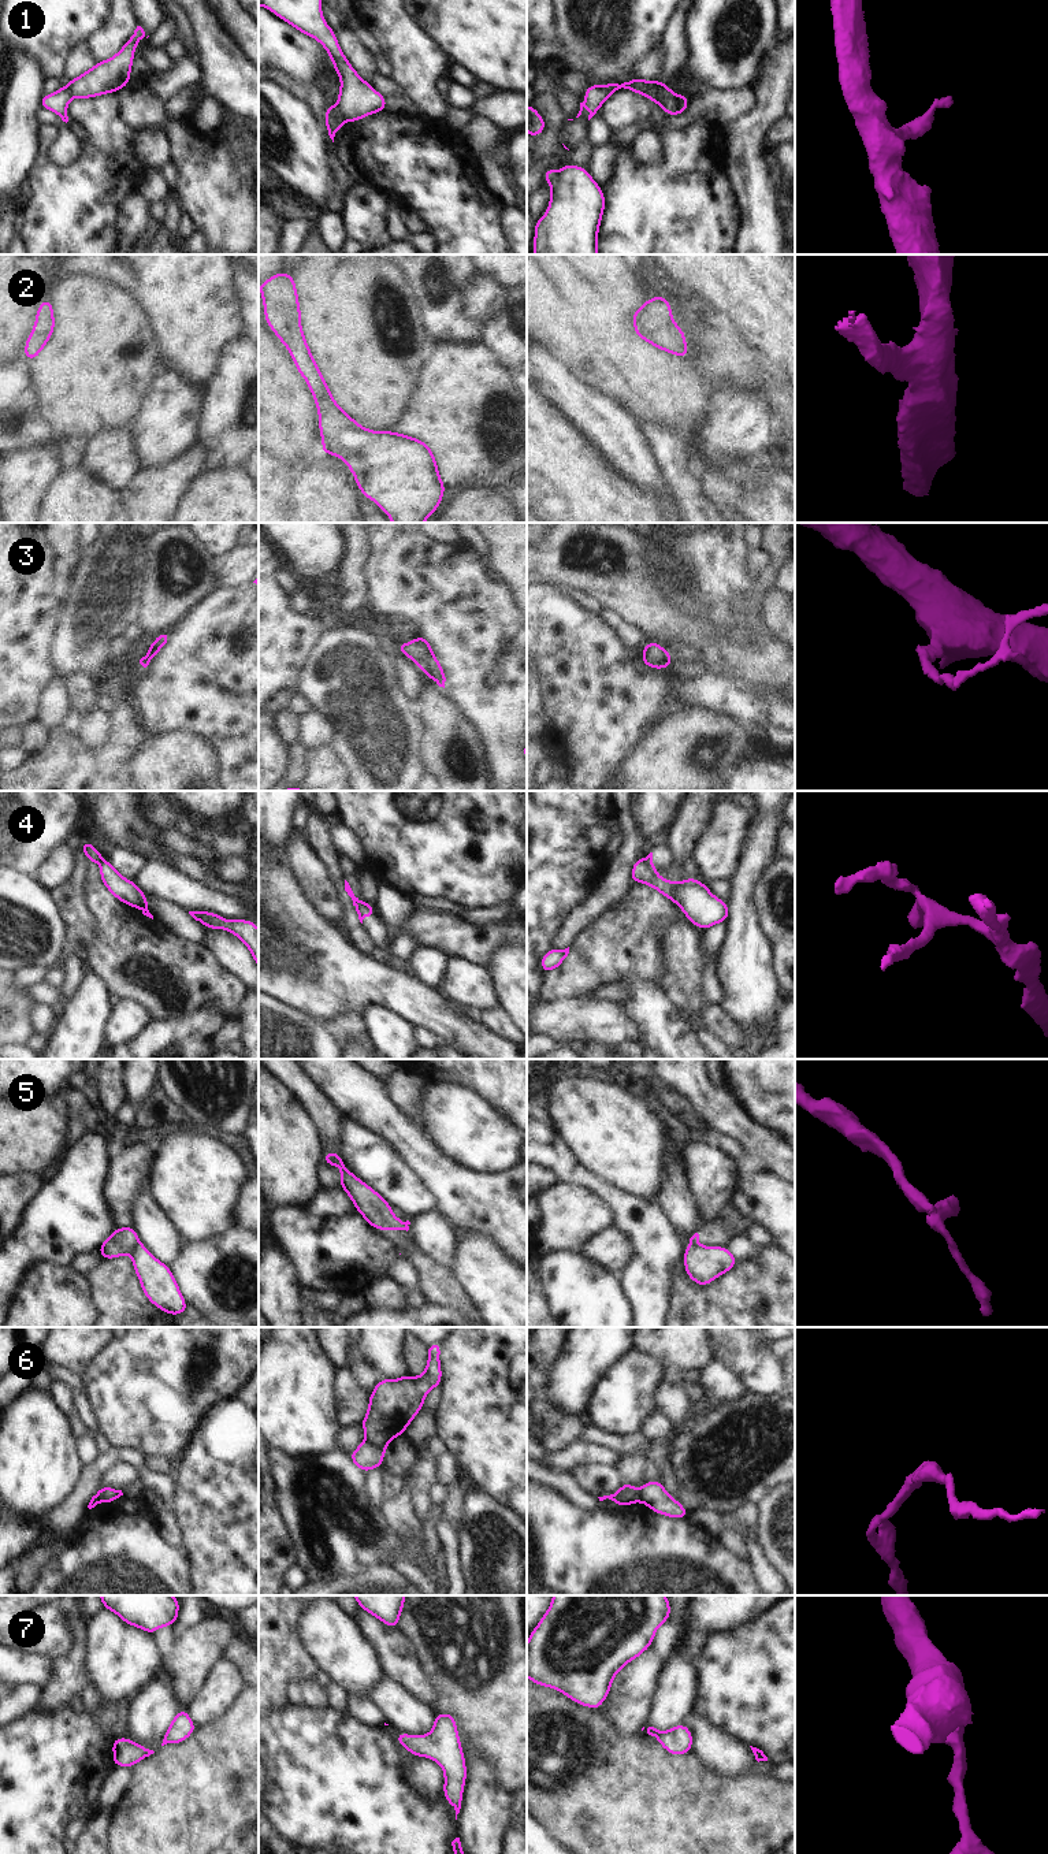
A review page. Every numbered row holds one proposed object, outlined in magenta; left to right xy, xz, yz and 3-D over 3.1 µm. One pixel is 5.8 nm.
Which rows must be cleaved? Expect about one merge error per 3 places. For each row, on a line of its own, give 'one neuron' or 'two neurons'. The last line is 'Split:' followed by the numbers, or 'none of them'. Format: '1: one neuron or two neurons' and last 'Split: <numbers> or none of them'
1: two neurons
2: one neuron
3: one neuron
4: two neurons
5: two neurons
6: two neurons
7: one neuron
Split: 1, 4, 5, 6

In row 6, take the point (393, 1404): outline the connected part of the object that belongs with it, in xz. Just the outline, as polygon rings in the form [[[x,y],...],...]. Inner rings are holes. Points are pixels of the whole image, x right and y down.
[[[441,1342],[427,1346],[428,1361],[420,1376],[380,1379],[369,1394],[368,1411],[361,1420],[365,1441],[376,1448],[401,1437],[424,1405],[427,1393],[441,1386]]]

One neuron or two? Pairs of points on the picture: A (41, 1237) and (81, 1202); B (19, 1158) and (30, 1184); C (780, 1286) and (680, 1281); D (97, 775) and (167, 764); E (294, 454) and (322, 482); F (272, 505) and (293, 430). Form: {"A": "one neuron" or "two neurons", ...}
{"A": "one neuron", "B": "two neurons", "C": "one neuron", "D": "two neurons", "E": "two neurons", "F": "two neurons"}

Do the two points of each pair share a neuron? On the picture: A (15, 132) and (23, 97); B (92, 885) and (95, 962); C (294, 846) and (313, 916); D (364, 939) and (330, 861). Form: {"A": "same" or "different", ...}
{"A": "same", "B": "same", "C": "different", "D": "same"}

